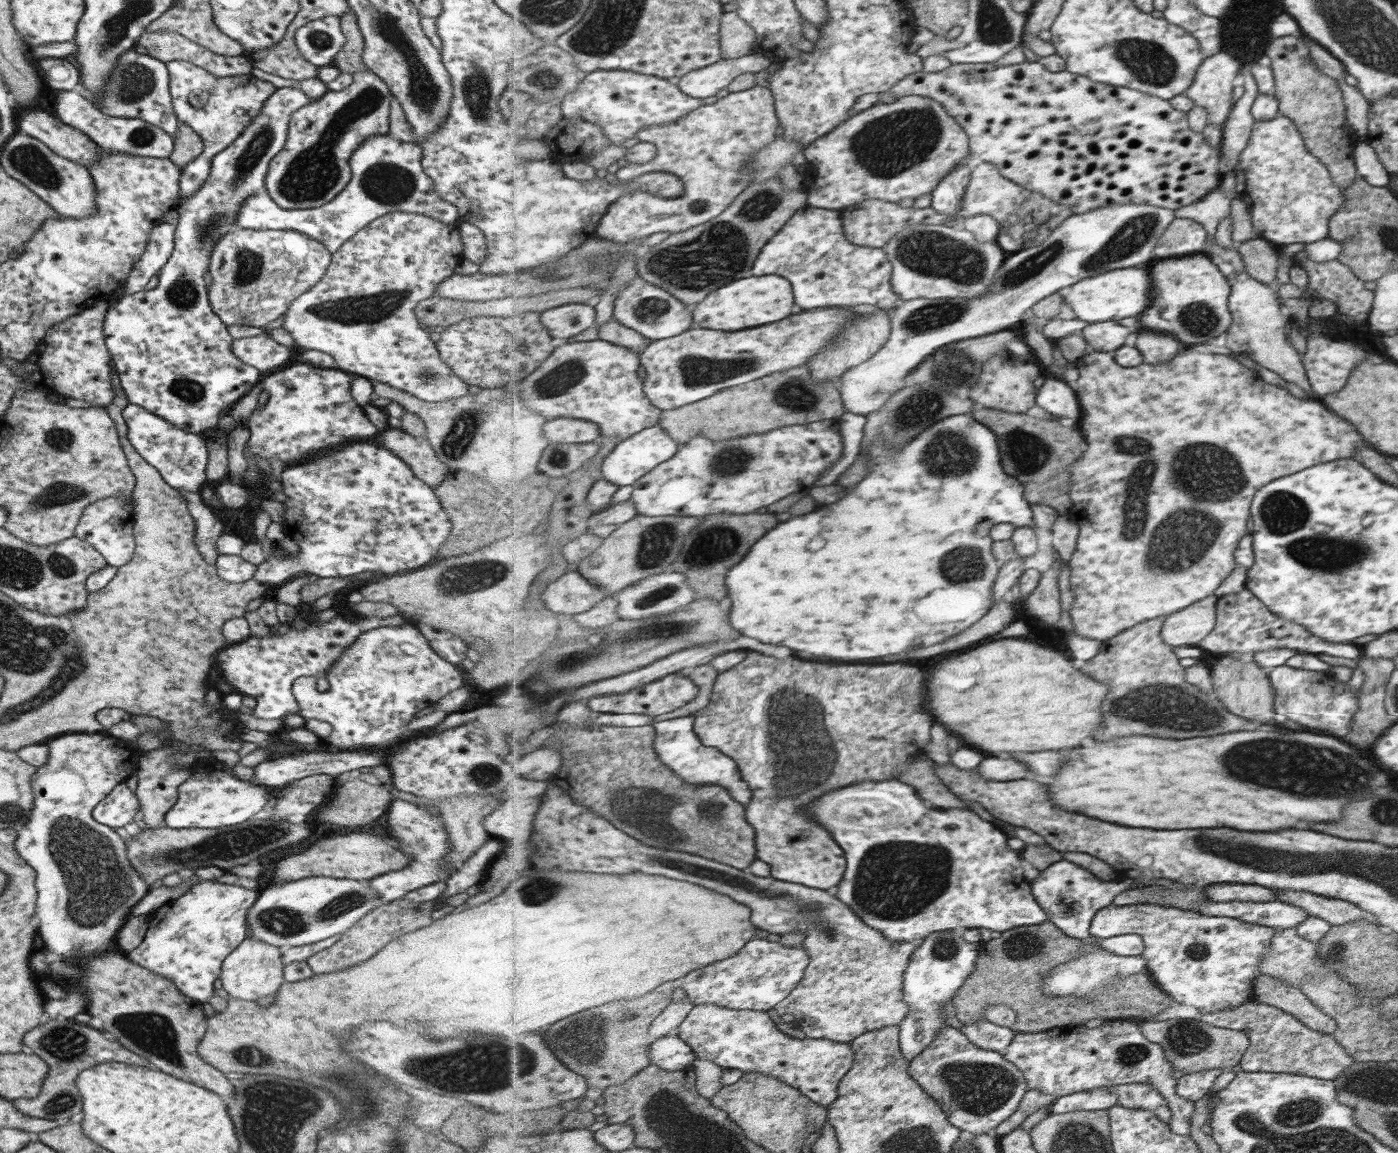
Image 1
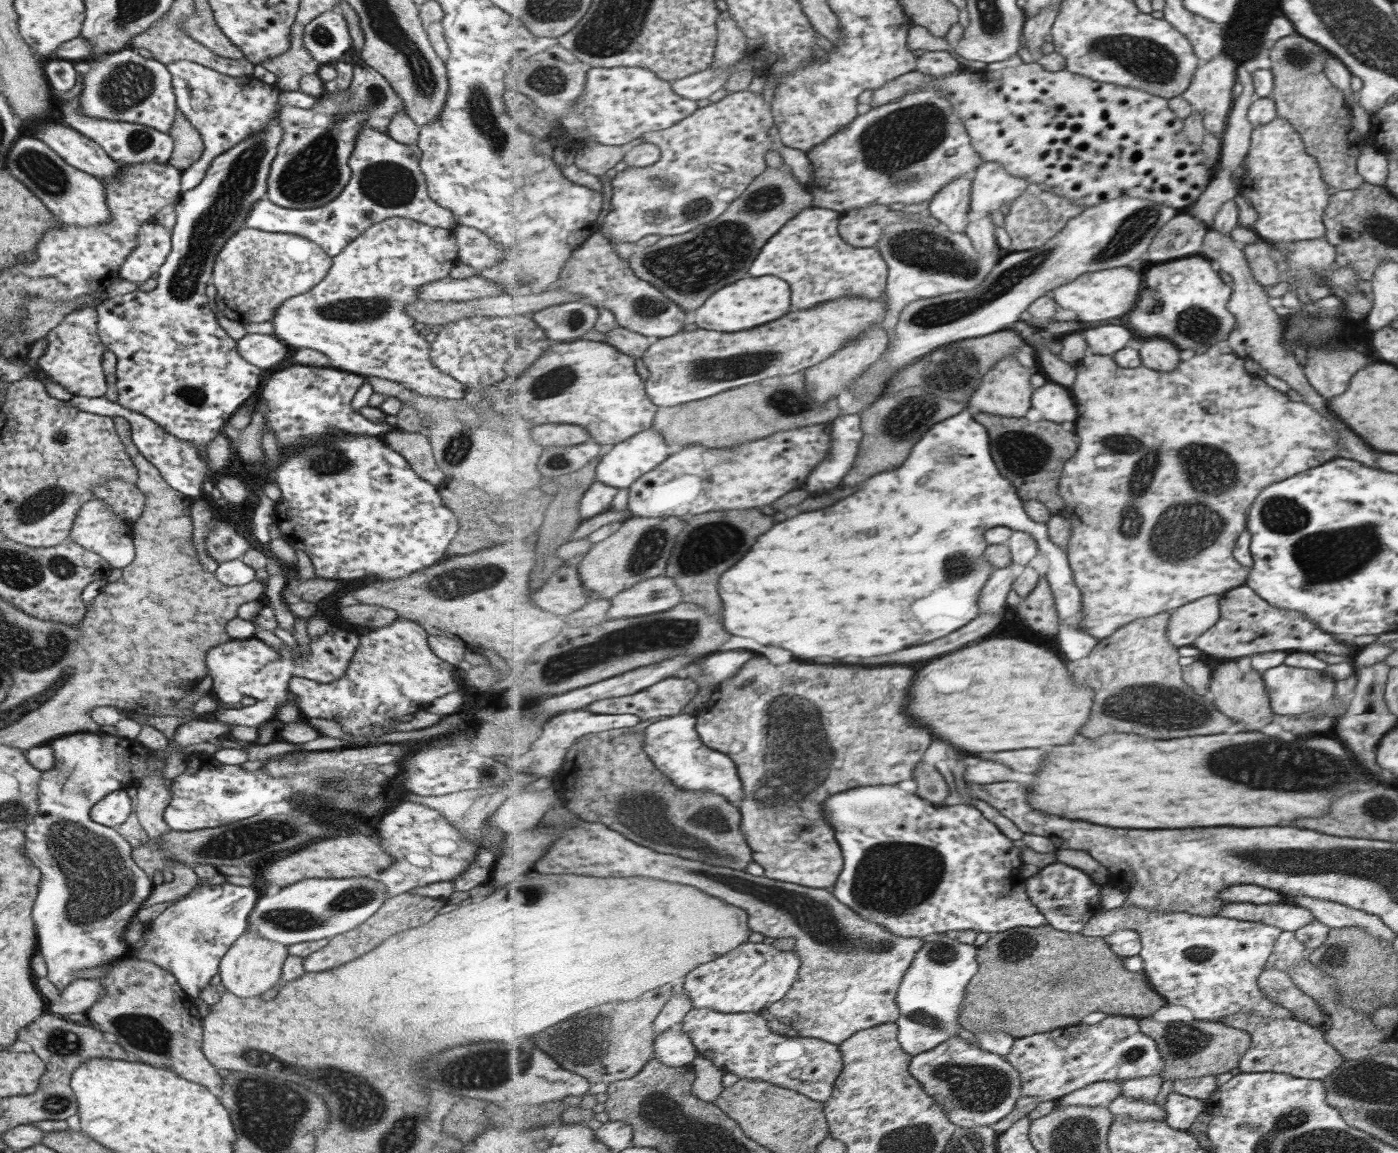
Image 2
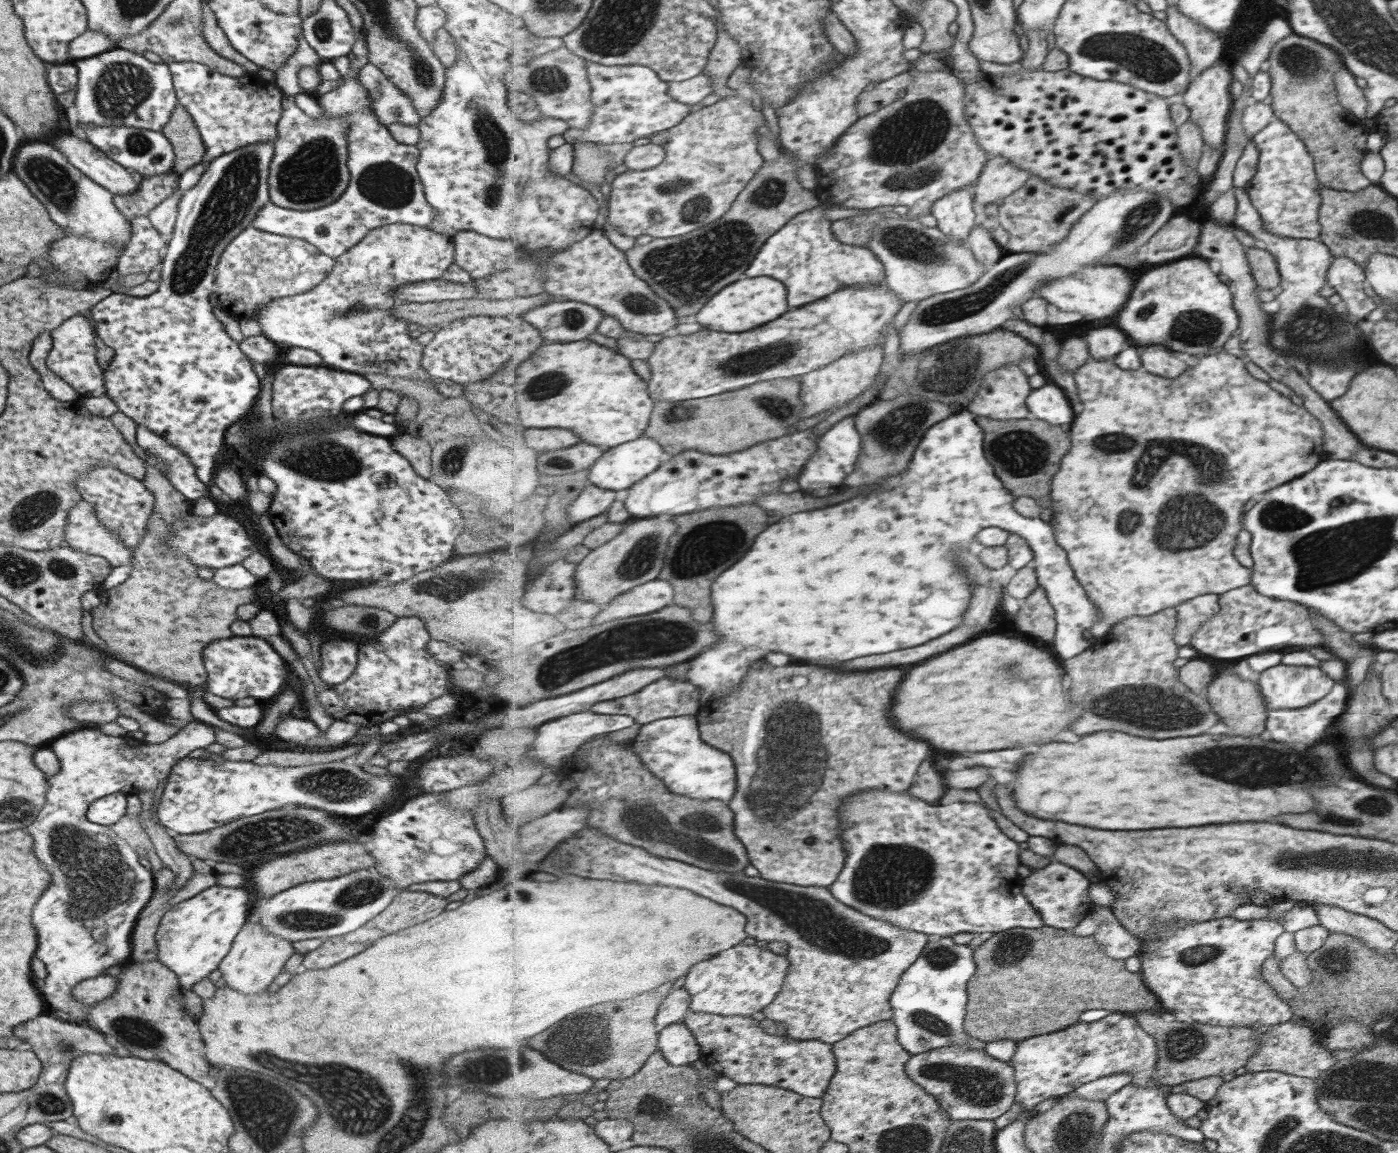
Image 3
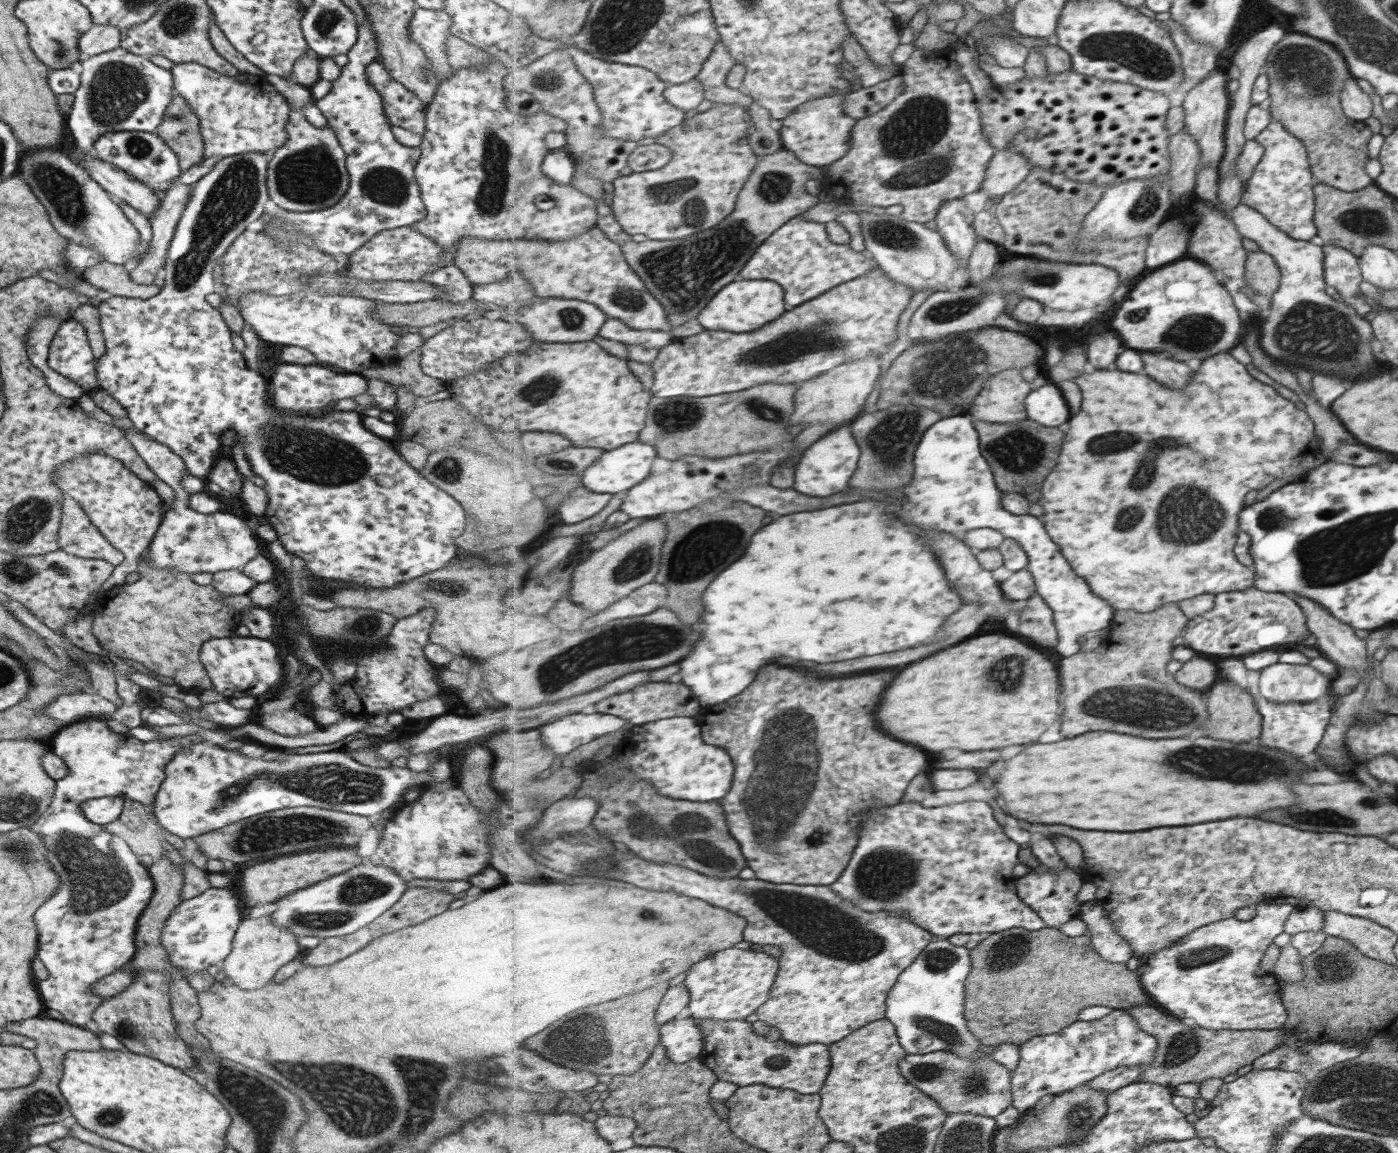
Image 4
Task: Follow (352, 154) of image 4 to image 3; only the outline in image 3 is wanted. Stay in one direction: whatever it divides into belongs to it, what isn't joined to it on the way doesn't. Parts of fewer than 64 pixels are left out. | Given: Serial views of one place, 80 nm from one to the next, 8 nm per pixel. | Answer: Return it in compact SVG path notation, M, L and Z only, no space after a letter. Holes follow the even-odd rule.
M365 38L355 40L346 55L350 71L342 83L335 90L315 97L328 116L345 115L349 121L345 135L346 167L350 176L347 186L336 201L313 210L289 210L275 206L268 200L250 222L257 230L304 240L333 259L356 245L372 228L395 223L423 227L431 224L436 214L435 209L425 200L415 170L418 148L399 144L391 138L386 126L379 124L370 112L372 100L367 98L365 89L357 82L357 71L368 63Z

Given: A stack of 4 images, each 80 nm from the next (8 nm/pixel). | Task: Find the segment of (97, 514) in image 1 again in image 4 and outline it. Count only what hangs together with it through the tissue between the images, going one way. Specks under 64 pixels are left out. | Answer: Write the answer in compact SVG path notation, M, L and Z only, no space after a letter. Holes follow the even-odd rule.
M65 496L60 503L58 549L79 558L101 559L117 567L124 556L89 522L78 502Z

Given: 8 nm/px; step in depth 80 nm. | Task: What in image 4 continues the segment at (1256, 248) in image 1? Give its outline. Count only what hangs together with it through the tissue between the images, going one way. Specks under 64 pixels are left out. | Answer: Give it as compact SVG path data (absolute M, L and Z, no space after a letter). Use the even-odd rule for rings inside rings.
M1249 251L1245 261L1245 284L1255 293L1271 295L1280 284L1280 269L1272 255L1263 251Z

